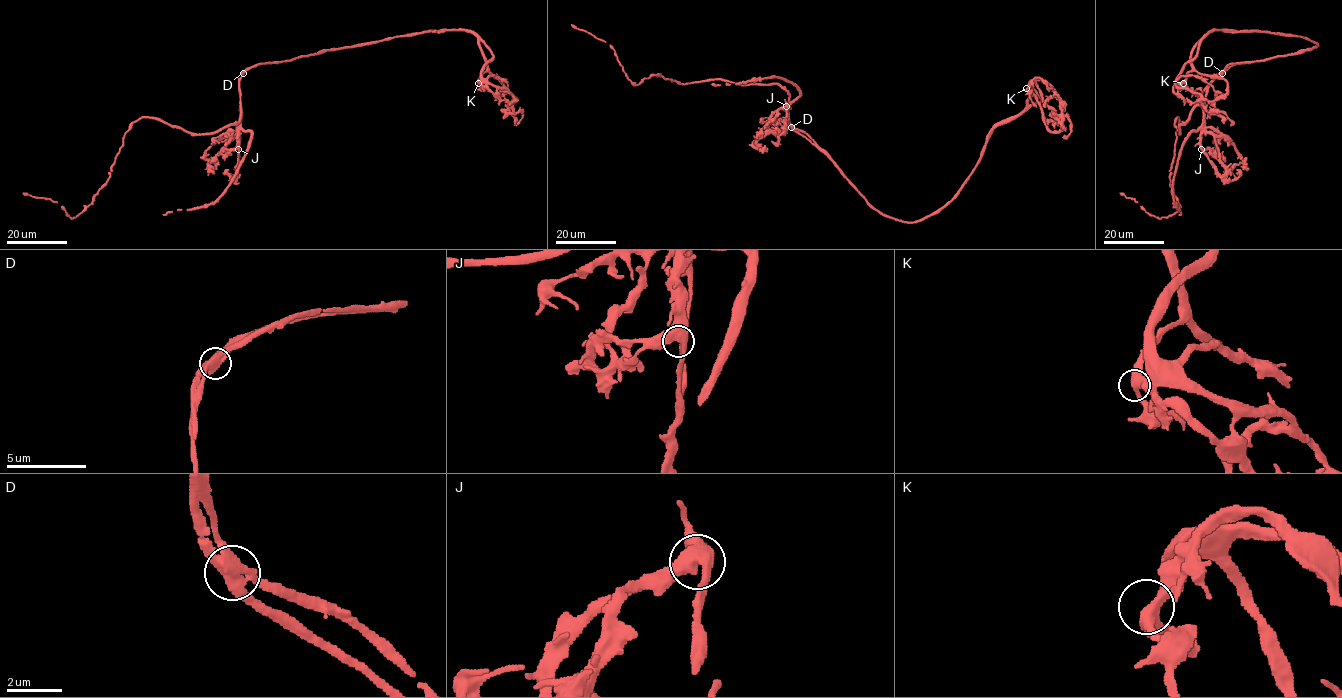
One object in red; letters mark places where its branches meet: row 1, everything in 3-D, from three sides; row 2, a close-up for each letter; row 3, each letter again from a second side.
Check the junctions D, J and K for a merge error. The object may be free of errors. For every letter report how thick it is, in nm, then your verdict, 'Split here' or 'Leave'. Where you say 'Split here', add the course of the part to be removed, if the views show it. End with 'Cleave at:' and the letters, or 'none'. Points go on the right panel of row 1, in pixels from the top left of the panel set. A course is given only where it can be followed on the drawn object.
D: Thickness 480 nm. Split here. Course of the part to remove: (1222, 73), (1229, 64), (1317, 44), (1294, 35), (1209, 31), (1191, 64), (1227, 83), (1214, 101), (1224, 123)
J: Thickness 500 nm. Leave
K: Thickness 440 nm. Leave
Cleave at: D

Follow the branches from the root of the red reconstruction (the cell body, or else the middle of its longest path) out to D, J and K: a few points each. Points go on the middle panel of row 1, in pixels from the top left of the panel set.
D: (831, 160), (792, 127)
J: (831, 160), (789, 123), (786, 106)
K: (831, 160), (876, 210), (905, 222), (921, 221), (957, 192), (987, 136), (1035, 97), (1026, 88)

